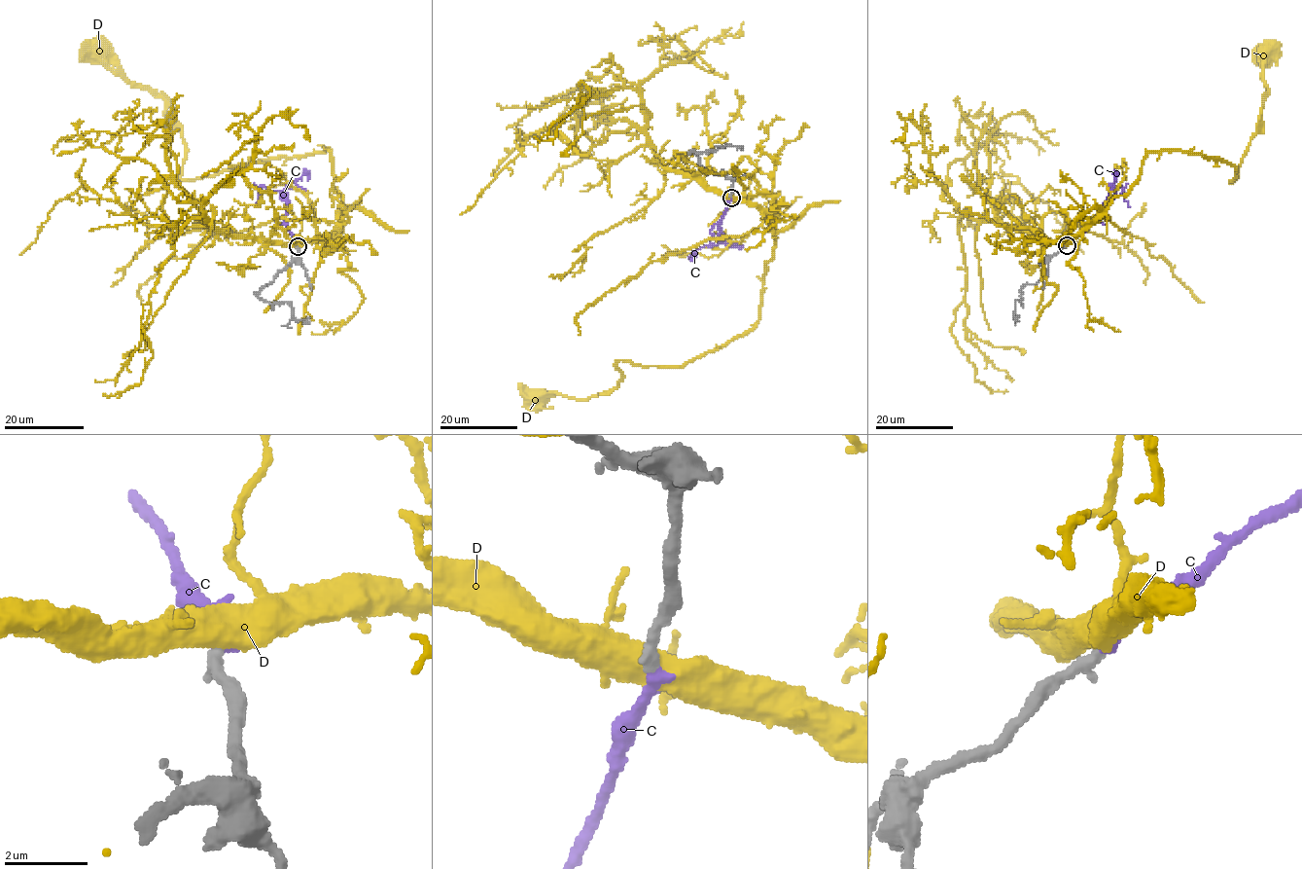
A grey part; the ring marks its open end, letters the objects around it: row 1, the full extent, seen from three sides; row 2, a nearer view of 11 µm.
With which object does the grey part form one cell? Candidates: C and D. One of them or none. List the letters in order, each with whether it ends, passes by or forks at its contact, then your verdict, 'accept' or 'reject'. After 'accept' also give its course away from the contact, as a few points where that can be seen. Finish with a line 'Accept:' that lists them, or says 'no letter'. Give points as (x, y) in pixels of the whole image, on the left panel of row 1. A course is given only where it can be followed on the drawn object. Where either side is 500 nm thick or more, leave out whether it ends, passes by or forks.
C: it ends there; accept; it runs (297, 245), (285, 220), (284, 189), (269, 191), (260, 186), (255, 207)
D: reject
Accept: C

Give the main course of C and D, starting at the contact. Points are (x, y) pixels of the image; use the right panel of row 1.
C: (1066, 245), (1095, 220), (1111, 190), (1114, 192), (1120, 187), (1130, 207)
D: (1066, 245), (1132, 187), (1149, 152), (1225, 160), (1235, 168), (1233, 180), (1268, 92), (1267, 51)

